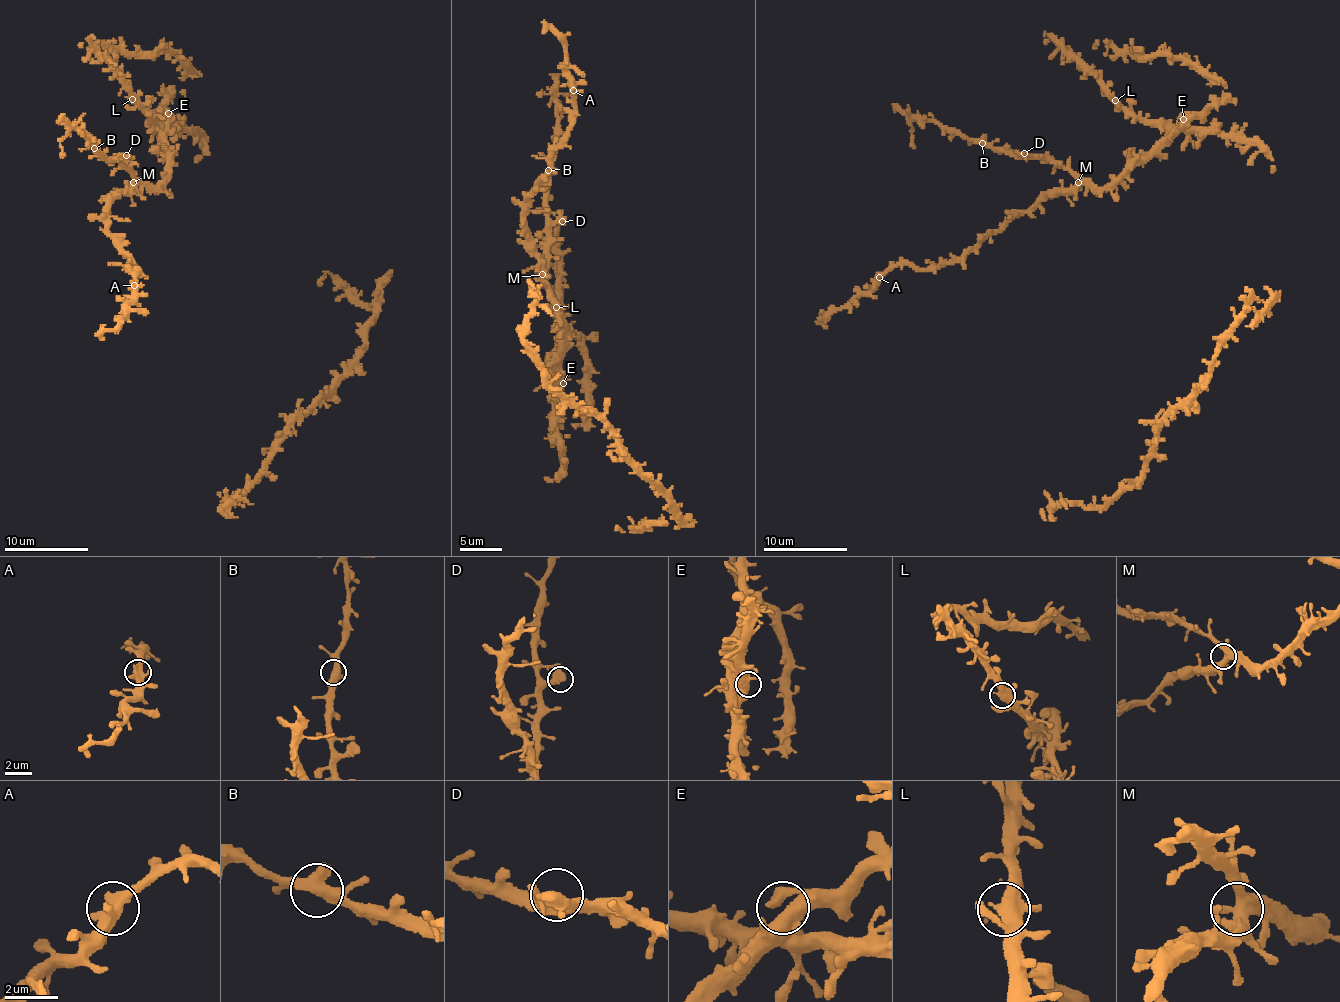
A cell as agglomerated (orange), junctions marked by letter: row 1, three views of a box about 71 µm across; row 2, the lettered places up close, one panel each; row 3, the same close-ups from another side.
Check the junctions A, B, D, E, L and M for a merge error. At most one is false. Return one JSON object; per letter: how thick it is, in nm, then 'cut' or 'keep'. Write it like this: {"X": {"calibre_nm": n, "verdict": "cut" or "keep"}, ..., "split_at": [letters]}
{"A": {"calibre_nm": 500, "verdict": "keep"}, "B": {"calibre_nm": 420, "verdict": "keep"}, "D": {"calibre_nm": 440, "verdict": "keep"}, "E": {"calibre_nm": 600, "verdict": "keep"}, "L": {"calibre_nm": 400, "verdict": "keep"}, "M": {"calibre_nm": 460, "verdict": "keep"}, "split_at": []}

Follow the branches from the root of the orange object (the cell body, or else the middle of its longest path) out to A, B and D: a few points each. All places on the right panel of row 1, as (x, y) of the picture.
A: (1249, 164), (1257, 145), (1175, 131), (1103, 187), (1044, 194), (959, 258), (926, 269), (900, 264), (878, 277)
B: (1249, 164), (1257, 145), (1175, 131), (1120, 177), (1090, 187), (1044, 159), (1016, 158), (982, 143)
D: (1249, 164), (1257, 145), (1217, 134), (1175, 131), (1120, 177), (1103, 187), (1090, 187), (1068, 170), (1024, 153)

